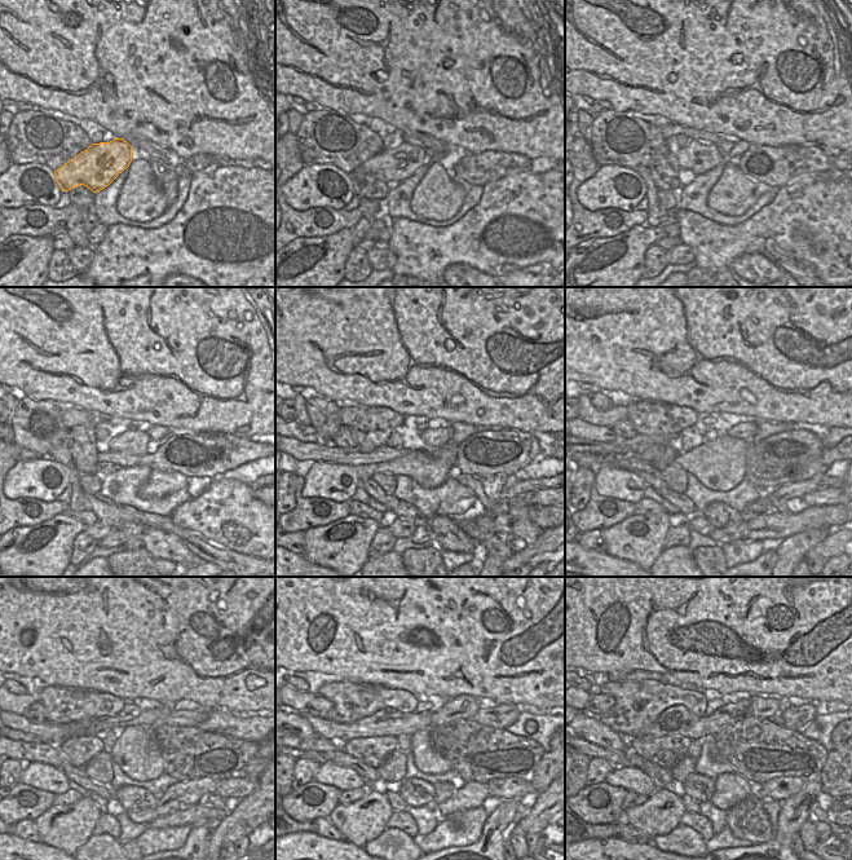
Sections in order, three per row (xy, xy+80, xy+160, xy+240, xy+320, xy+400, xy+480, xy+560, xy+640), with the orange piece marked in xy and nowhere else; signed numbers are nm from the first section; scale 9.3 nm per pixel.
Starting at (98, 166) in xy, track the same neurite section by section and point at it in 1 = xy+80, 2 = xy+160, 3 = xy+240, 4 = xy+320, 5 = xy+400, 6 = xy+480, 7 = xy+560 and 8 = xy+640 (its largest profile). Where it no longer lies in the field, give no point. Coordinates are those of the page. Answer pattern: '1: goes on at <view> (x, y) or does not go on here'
1: goes on at xy+80 (393, 164)
2: goes on at xy+160 (697, 157)
3: goes on at xy+240 (138, 442)
4: goes on at xy+320 (436, 437)
5: goes on at xy+400 (746, 431)
6: goes on at xy+480 (181, 718)
7: goes on at xy+560 (503, 715)
8: goes on at xy+640 (794, 717)

